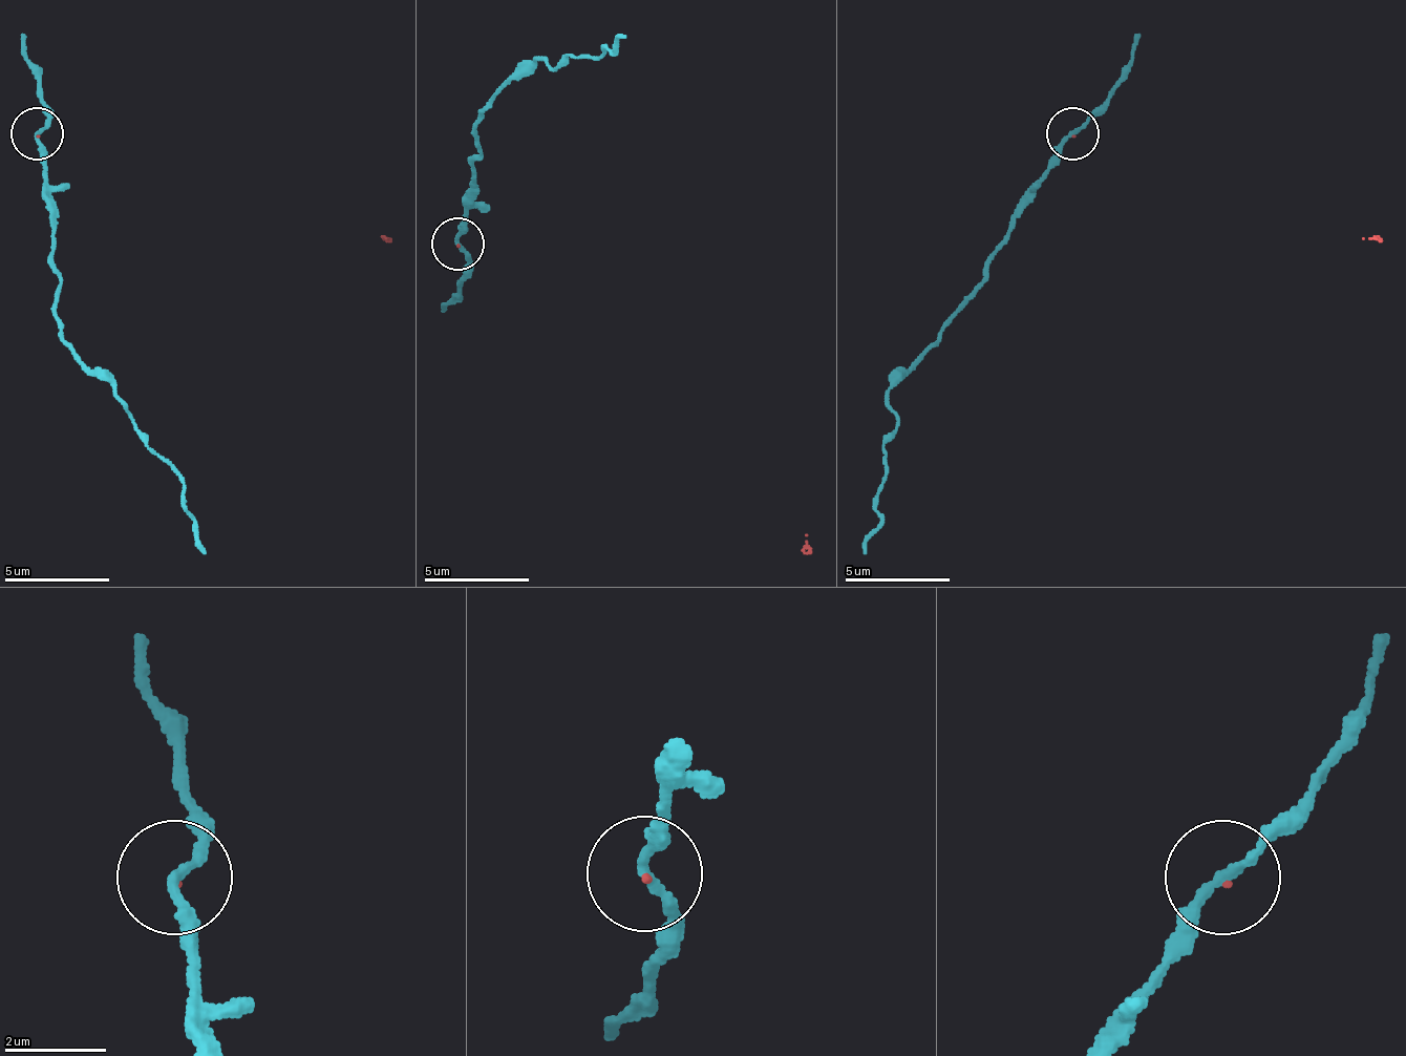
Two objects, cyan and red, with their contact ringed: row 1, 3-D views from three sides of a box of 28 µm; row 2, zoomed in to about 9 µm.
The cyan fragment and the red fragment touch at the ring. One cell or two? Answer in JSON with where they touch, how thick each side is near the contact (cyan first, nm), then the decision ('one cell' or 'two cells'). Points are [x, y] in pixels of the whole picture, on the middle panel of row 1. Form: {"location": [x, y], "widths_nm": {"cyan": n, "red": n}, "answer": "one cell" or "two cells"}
{"location": [457, 244], "widths_nm": {"cyan": 190, "red": 40}, "answer": "one cell"}

